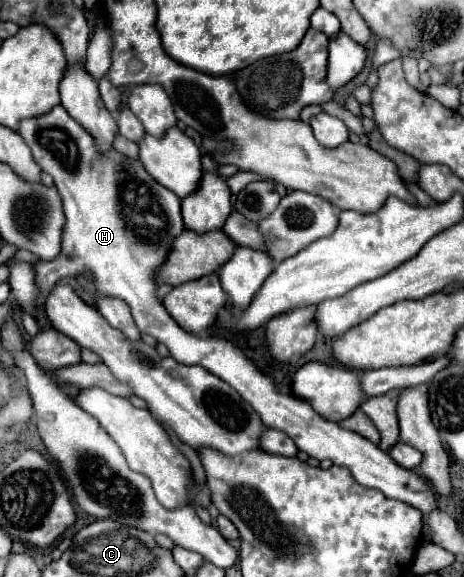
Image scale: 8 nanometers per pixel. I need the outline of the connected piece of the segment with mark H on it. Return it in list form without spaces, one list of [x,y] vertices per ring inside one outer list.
[[[56,105],[46,115],[24,119],[18,133],[30,147],[40,169],[52,175],[66,215],[62,253],[54,261],[32,265],[38,285],[36,305],[44,305],[46,295],[60,279],[90,273],[94,289],[100,297],[116,297],[128,303],[136,327],[142,333],[152,335],[158,343],[166,345],[178,363],[202,365],[206,371],[226,381],[246,403],[254,407],[266,427],[274,427],[290,435],[300,451],[320,461],[330,459],[334,465],[350,469],[352,477],[360,485],[370,489],[374,487],[388,499],[404,501],[422,513],[430,513],[430,509],[438,507],[432,491],[420,475],[394,465],[392,457],[378,445],[366,441],[366,437],[342,429],[338,423],[326,421],[308,405],[308,401],[290,393],[282,395],[276,389],[274,379],[264,375],[230,339],[216,335],[192,335],[168,315],[162,301],[156,297],[156,277],[172,249],[174,237],[184,231],[180,199],[170,189],[154,181],[154,177],[146,173],[140,159],[132,159],[122,153],[118,157],[114,147],[108,153],[100,153],[94,137],[80,127],[80,123],[72,119],[62,105]]]

